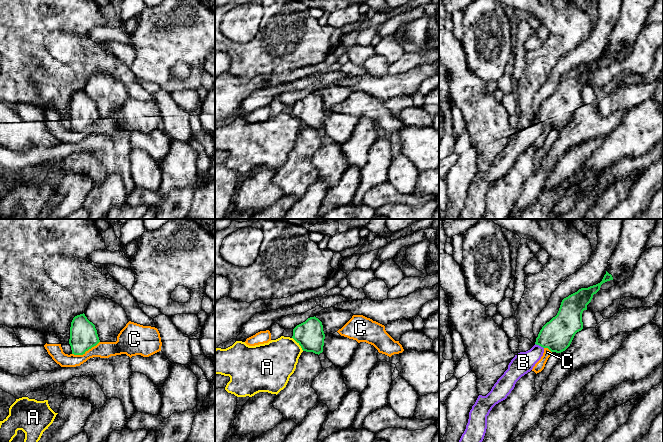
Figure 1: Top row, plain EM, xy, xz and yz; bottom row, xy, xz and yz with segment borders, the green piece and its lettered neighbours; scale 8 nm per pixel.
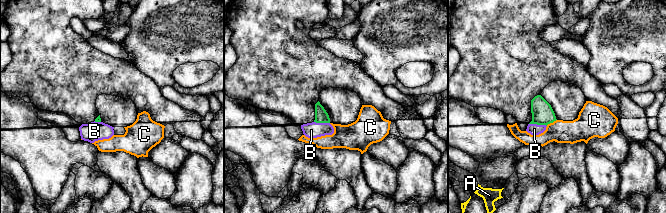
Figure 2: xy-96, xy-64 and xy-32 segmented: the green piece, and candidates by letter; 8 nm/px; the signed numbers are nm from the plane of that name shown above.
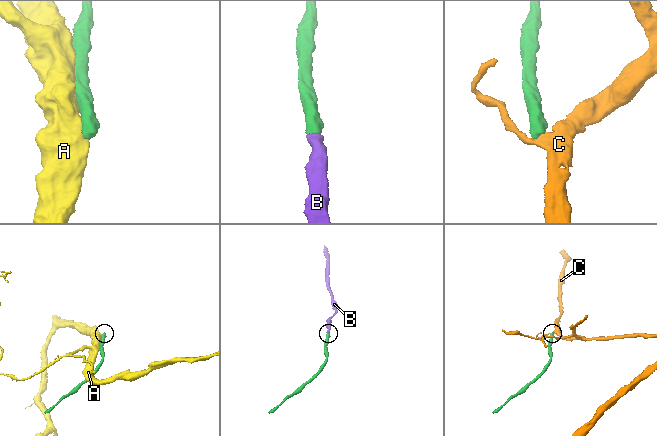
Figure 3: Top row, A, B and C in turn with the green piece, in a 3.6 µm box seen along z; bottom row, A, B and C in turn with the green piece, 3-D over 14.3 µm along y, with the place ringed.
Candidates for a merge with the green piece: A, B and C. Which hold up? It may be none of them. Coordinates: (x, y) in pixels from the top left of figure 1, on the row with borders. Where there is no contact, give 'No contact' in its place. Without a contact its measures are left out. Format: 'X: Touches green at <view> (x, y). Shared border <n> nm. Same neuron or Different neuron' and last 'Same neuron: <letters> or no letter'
A: Touches green at xz (299, 344). Shared border 140 nm. Different neuron
B: Touches green at yz (539, 345). Shared border 80 nm. Same neuron
C: Touches green at xy (85, 351). Shared border 240 nm. Different neuron
Same neuron: B

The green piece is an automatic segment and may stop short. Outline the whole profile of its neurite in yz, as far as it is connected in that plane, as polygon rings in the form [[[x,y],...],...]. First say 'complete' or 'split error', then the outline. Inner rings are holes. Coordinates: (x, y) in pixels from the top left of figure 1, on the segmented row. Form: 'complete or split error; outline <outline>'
split error; outline [[[606,271],[600,283],[581,288],[562,300],[557,315],[542,327],[535,345],[530,350],[515,355],[491,391],[486,396],[478,396],[469,412],[468,423],[459,442],[483,441],[487,429],[487,416],[492,408],[505,400],[516,382],[533,369],[543,356],[545,348],[551,352],[561,353],[570,346],[575,334],[583,329],[583,311],[587,310],[587,305],[593,295],[600,290],[601,285],[610,280],[613,280],[613,277]]]

